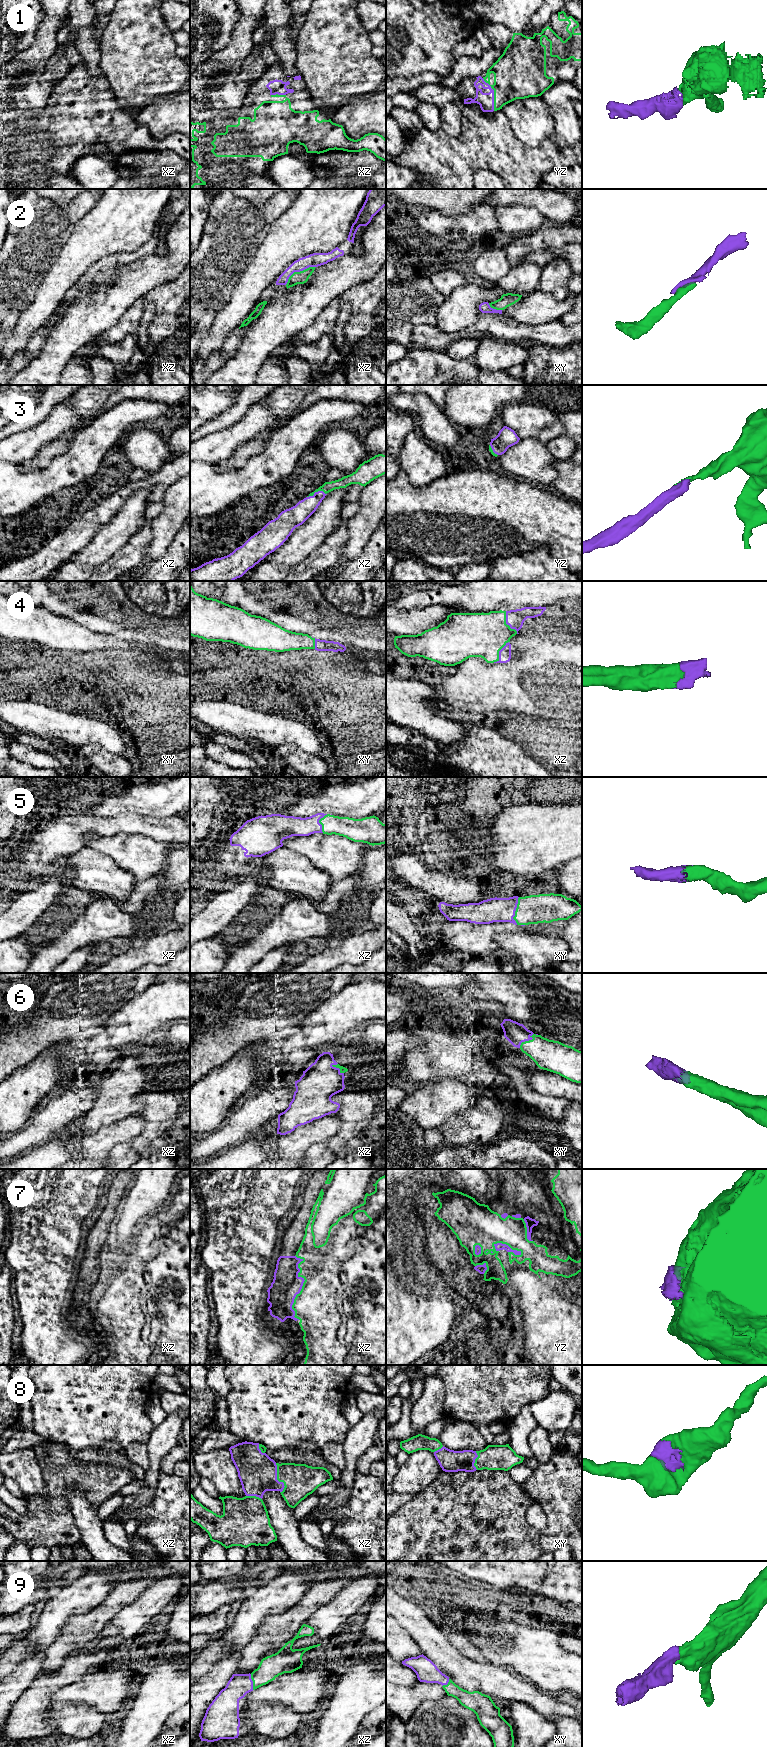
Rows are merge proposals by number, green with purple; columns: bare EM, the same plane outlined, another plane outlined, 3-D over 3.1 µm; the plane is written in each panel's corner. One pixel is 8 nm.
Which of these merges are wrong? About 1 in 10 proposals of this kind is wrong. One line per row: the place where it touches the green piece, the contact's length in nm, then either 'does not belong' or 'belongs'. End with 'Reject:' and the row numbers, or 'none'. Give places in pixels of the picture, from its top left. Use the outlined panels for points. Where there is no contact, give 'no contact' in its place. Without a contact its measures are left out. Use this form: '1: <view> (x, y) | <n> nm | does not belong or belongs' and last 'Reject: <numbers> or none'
1: yz (494, 94) | 280 nm | belongs
2: xz (298, 272) | 280 nm | belongs
3: xz (316, 491) | 160 nm | belongs
4: xz (505, 623) | 200 nm | belongs
5: xy (515, 911) | 220 nm | belongs
6: xy (527, 1041) | 170 nm | belongs
7: xz (302, 1287) | 500 nm | does not belong
8: xz (277, 1479) | 240 nm | belongs
9: xz (253, 1682) | 130 nm | belongs
Reject: 7

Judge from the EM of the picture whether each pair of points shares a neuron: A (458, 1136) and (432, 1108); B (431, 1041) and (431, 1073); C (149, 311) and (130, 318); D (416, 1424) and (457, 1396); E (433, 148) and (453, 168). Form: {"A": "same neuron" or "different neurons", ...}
{"A": "different neurons", "B": "same neuron", "C": "different neurons", "D": "different neurons", "E": "same neuron"}

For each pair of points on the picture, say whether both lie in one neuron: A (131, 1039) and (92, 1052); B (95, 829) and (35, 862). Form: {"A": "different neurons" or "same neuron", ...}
{"A": "same neuron", "B": "same neuron"}

